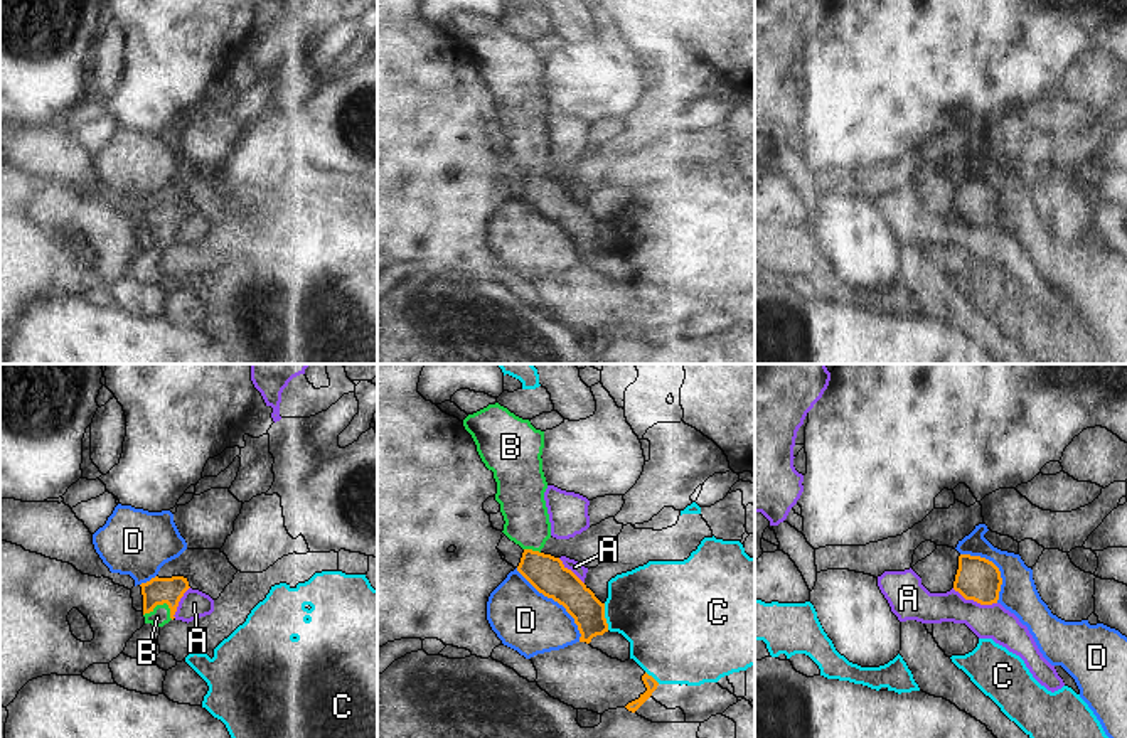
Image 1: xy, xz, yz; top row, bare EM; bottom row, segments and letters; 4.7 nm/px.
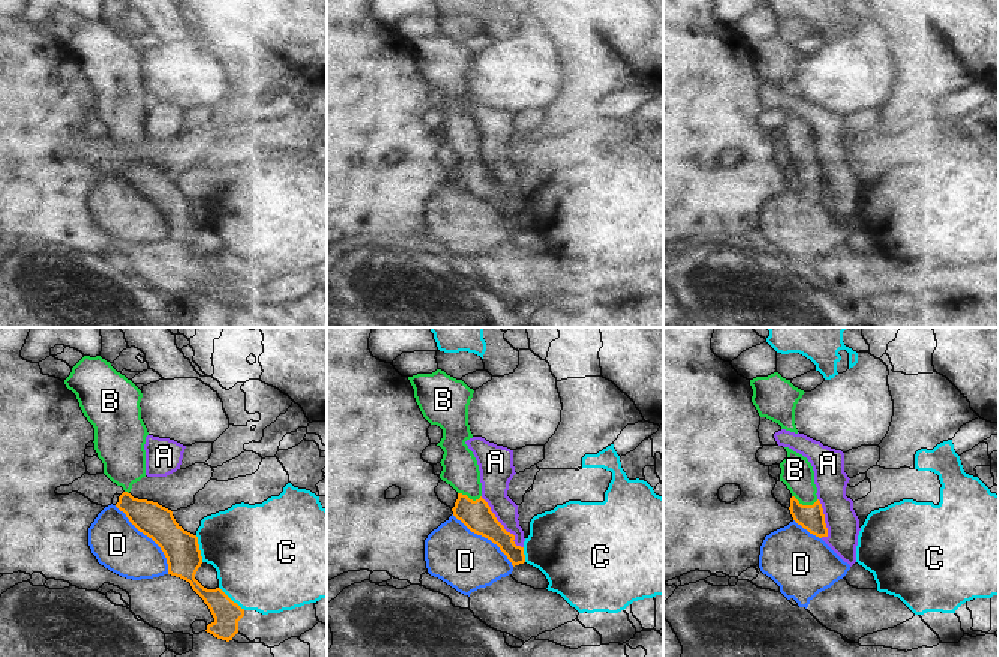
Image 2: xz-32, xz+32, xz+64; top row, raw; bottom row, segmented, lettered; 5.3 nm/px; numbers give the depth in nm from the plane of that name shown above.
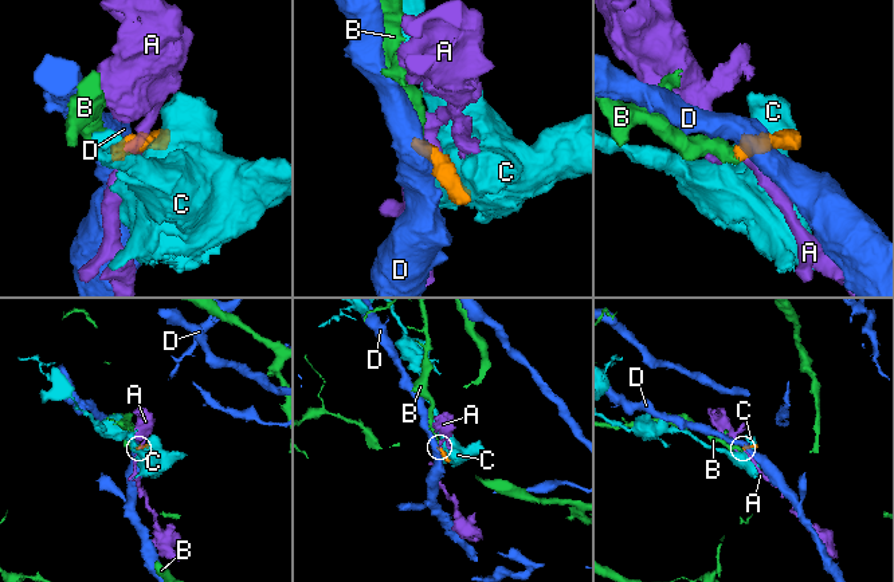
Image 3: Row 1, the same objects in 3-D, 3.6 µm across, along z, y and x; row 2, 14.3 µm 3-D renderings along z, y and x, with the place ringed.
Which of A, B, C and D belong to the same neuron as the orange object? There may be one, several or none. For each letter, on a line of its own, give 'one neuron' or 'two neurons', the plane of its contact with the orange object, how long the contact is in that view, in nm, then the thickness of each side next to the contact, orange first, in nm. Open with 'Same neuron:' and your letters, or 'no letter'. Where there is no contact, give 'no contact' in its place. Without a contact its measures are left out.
Same neuron: B
A: two neurons | yz | 220 nm | 200/160 nm
B: one neuron | xy | 150 nm | 130/90 nm
C: two neurons | xz | 130 nm | 160/400 nm
D: two neurons | xz | 460 nm | 180/300 nm

